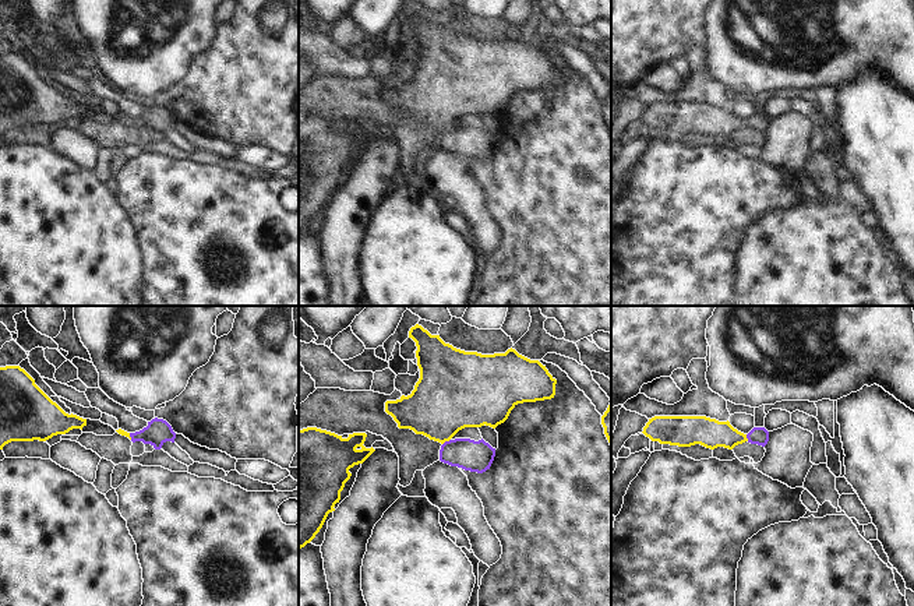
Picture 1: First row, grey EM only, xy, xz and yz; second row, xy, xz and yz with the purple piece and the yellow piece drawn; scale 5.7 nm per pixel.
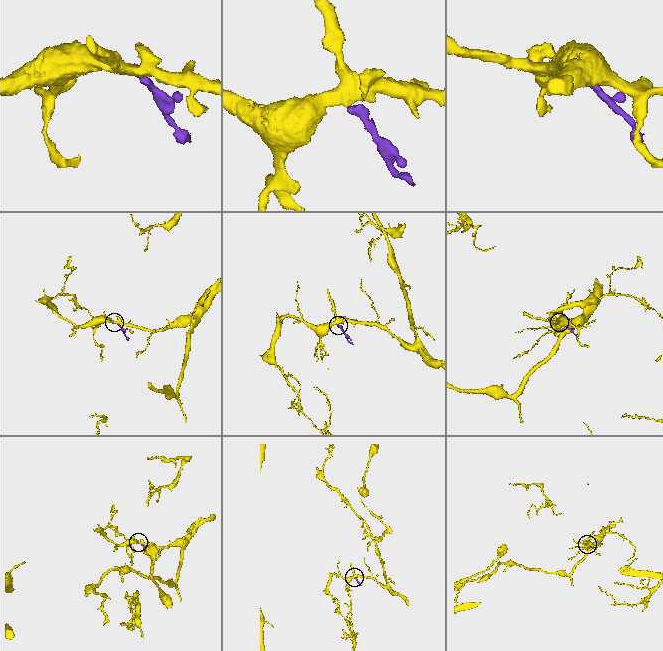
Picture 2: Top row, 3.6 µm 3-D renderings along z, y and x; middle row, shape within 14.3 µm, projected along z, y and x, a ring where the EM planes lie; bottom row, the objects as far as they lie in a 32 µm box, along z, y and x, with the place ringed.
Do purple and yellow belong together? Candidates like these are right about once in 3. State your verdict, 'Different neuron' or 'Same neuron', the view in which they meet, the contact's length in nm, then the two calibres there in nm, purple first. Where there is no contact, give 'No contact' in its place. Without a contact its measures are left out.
Same neuron. Touches purple in xz. Shared border 60 nm. Thickness 180 nm (purple) against 400 nm

